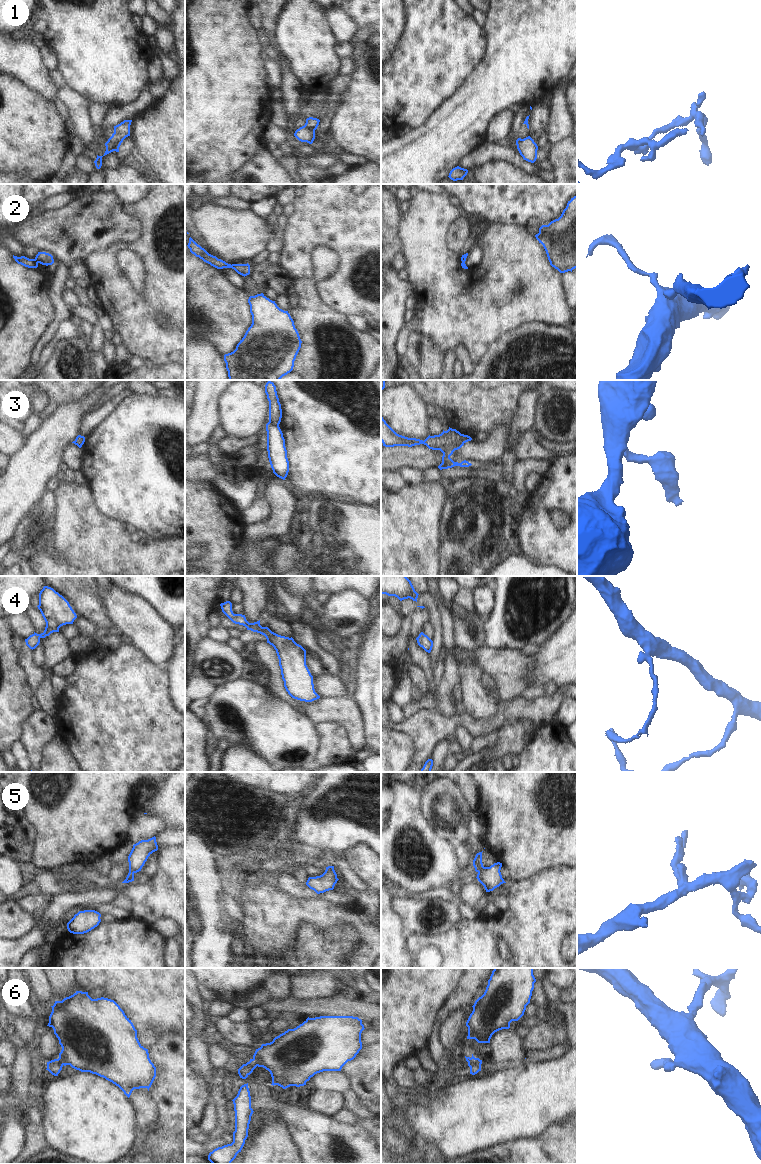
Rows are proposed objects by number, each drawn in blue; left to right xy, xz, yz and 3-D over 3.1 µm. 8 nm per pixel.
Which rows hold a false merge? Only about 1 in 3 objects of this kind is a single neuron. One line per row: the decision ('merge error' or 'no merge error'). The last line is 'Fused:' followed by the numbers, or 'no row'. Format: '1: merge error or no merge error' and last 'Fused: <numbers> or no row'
1: merge error
2: merge error
3: merge error
4: no merge error
5: no merge error
6: merge error
Fused: 1, 2, 3, 6

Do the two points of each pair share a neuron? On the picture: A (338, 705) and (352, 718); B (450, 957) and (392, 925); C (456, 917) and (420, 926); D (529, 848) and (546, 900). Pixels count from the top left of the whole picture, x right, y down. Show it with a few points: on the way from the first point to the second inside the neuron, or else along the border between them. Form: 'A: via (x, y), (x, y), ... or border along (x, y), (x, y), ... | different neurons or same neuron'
A: via (341, 708), (349, 715) | same neuron
B: border along (405, 937), (407, 947) | different neurons
C: via (447, 917), (442, 917), (429, 929) | same neuron
D: border along (560, 867), (545, 868), (532, 876), (515, 881) | different neurons

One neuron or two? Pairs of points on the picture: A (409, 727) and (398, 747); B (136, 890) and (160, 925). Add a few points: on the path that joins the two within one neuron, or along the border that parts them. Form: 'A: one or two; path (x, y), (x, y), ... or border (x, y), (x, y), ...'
A: two; border (391, 727), (411, 738), (414, 756)
B: two; border (174, 920), (159, 918), (150, 924)

